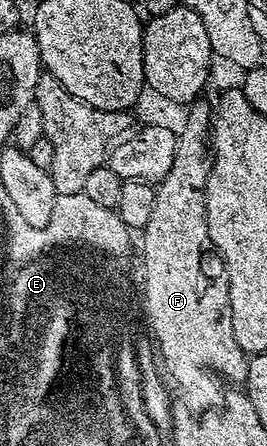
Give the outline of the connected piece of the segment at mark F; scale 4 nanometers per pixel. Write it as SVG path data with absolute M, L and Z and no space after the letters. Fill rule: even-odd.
M196 100L186 111L183 131L178 131L173 152L173 168L155 186L153 213L149 224L143 227L143 310L151 325L151 334L159 345L163 357L165 374L174 389L183 393L186 409L192 412L207 412L218 407L225 397L223 378L242 383L247 377L248 355L237 344L233 336L233 316L229 308L229 280L225 272L223 255L216 250L213 240L209 240L207 227L207 181L211 175L211 120L212 103Z

